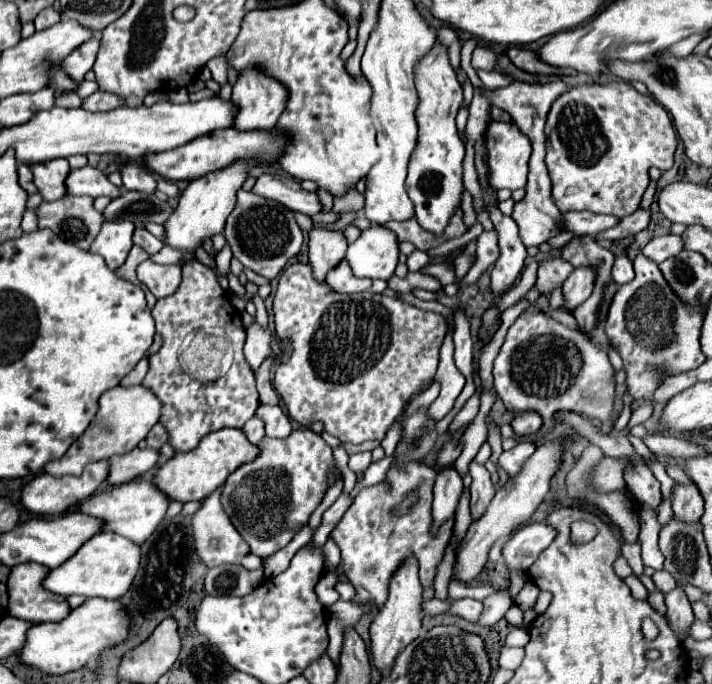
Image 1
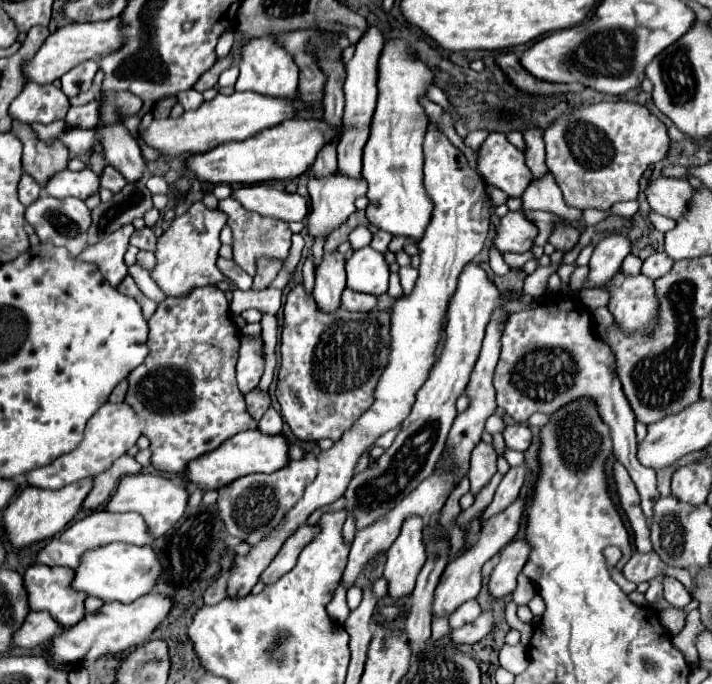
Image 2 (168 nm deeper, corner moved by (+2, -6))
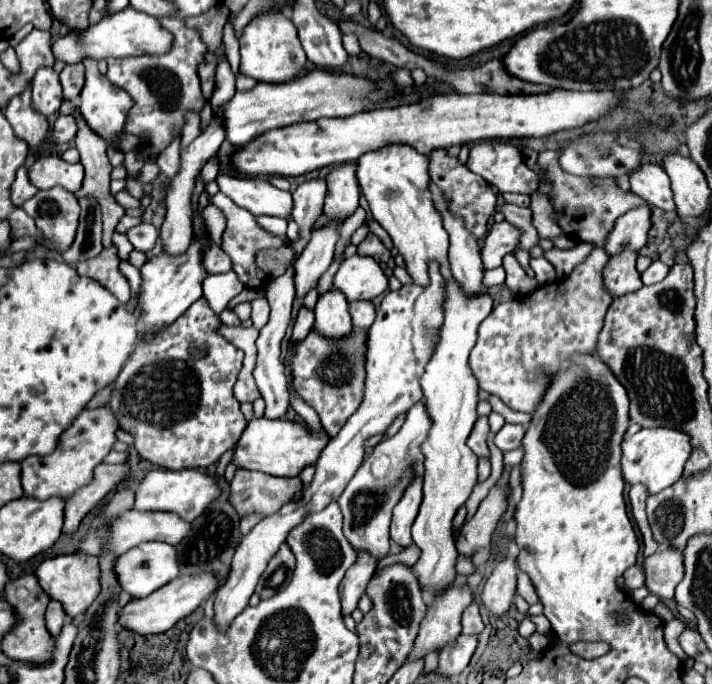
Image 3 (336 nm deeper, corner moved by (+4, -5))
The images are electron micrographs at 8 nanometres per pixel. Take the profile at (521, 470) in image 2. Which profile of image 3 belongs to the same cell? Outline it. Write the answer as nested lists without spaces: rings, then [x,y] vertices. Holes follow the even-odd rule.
[[[500,487],[490,489],[488,497],[480,503],[476,515],[464,523],[456,539],[456,547],[460,555],[466,555],[470,559],[478,549],[490,547],[494,527],[506,511],[506,497],[508,497],[506,489]]]

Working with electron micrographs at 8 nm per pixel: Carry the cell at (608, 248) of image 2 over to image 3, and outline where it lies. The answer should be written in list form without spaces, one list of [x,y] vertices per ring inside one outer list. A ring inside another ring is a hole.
[[[642,205],[638,209],[630,209],[628,213],[624,213],[616,221],[614,231],[608,235],[606,253],[614,257],[624,249],[638,251],[640,247],[644,247],[648,231],[652,227],[650,213],[652,213],[652,205]]]

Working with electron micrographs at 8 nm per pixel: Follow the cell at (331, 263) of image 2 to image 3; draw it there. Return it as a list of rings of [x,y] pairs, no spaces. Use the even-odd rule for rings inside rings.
[[[328,291],[318,299],[314,329],[322,337],[348,337],[352,333],[352,321],[348,313],[348,301],[338,291]]]

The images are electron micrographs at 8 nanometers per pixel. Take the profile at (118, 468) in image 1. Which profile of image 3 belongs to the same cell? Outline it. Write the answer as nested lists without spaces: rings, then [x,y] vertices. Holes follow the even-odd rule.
[[[100,463],[94,469],[94,477],[88,485],[78,489],[64,507],[64,533],[74,533],[80,521],[102,503],[102,499],[114,491],[114,485],[122,483],[130,475],[128,465],[106,465]]]

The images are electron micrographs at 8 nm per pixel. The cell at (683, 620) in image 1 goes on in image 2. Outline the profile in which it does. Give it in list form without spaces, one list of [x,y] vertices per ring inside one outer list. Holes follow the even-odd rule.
[[[670,576],[664,578],[664,598],[674,608],[684,608],[692,600],[692,596],[686,592],[686,588],[676,578],[670,578]]]

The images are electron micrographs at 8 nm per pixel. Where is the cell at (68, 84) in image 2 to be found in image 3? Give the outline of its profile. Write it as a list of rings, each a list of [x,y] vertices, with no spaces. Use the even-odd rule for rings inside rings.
[[[66,65],[60,73],[60,83],[64,89],[64,99],[76,99],[84,87],[84,65]]]

